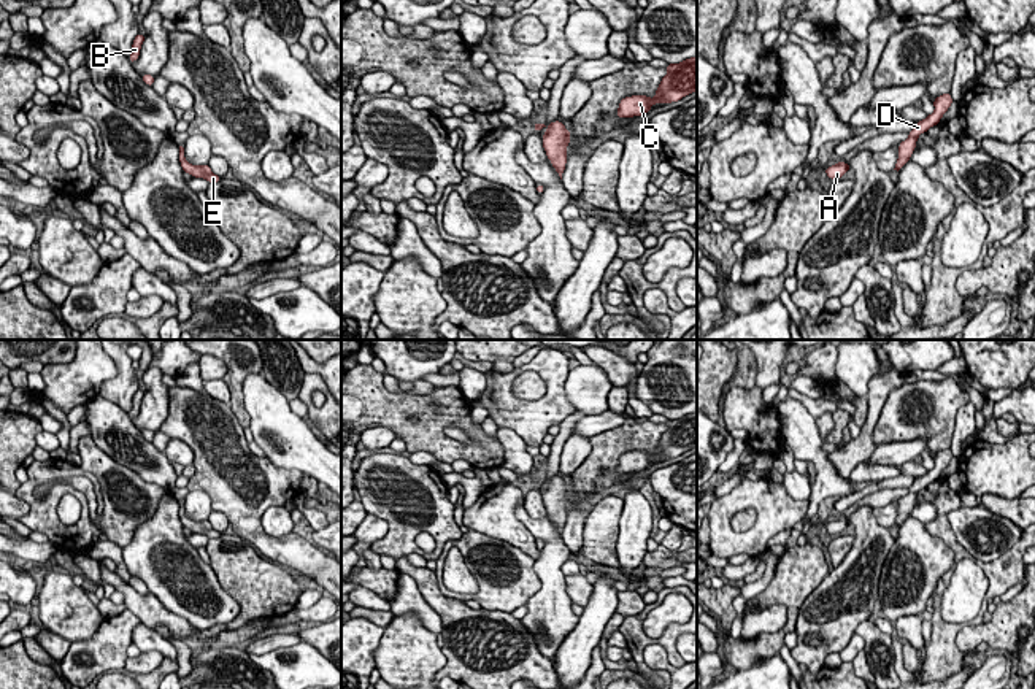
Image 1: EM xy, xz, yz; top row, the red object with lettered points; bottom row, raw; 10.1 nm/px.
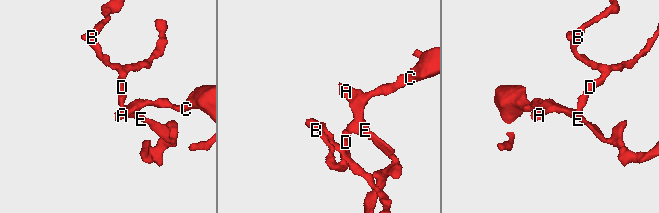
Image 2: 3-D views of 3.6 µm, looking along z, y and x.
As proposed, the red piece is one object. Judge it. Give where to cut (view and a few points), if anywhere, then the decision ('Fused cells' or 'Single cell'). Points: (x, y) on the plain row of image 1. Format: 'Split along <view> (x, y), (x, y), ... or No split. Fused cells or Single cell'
No split. Single cell

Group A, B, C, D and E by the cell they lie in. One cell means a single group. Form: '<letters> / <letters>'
A B C D E

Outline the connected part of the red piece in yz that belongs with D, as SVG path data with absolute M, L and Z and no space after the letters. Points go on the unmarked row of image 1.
M943 449L933 456L935 467L929 470L924 476L918 476L910 492L898 500L898 514L894 525L900 525L911 513L918 492L927 487L930 483L937 481L941 476L941 472L948 467L952 459L951 449Z

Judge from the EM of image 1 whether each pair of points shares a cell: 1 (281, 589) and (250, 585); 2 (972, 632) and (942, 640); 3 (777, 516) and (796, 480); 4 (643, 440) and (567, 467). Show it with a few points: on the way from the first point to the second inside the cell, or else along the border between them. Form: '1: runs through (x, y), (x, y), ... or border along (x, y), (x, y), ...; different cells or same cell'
1: runs through (273, 589), (262, 589), (257, 585); same cell
2: border along (983, 623), (965, 626), (958, 634), (959, 651); different cells
3: border along (783, 483), (794, 499), (807, 500); different cells
4: border along (591, 438), (591, 453), (570, 475); different cells

